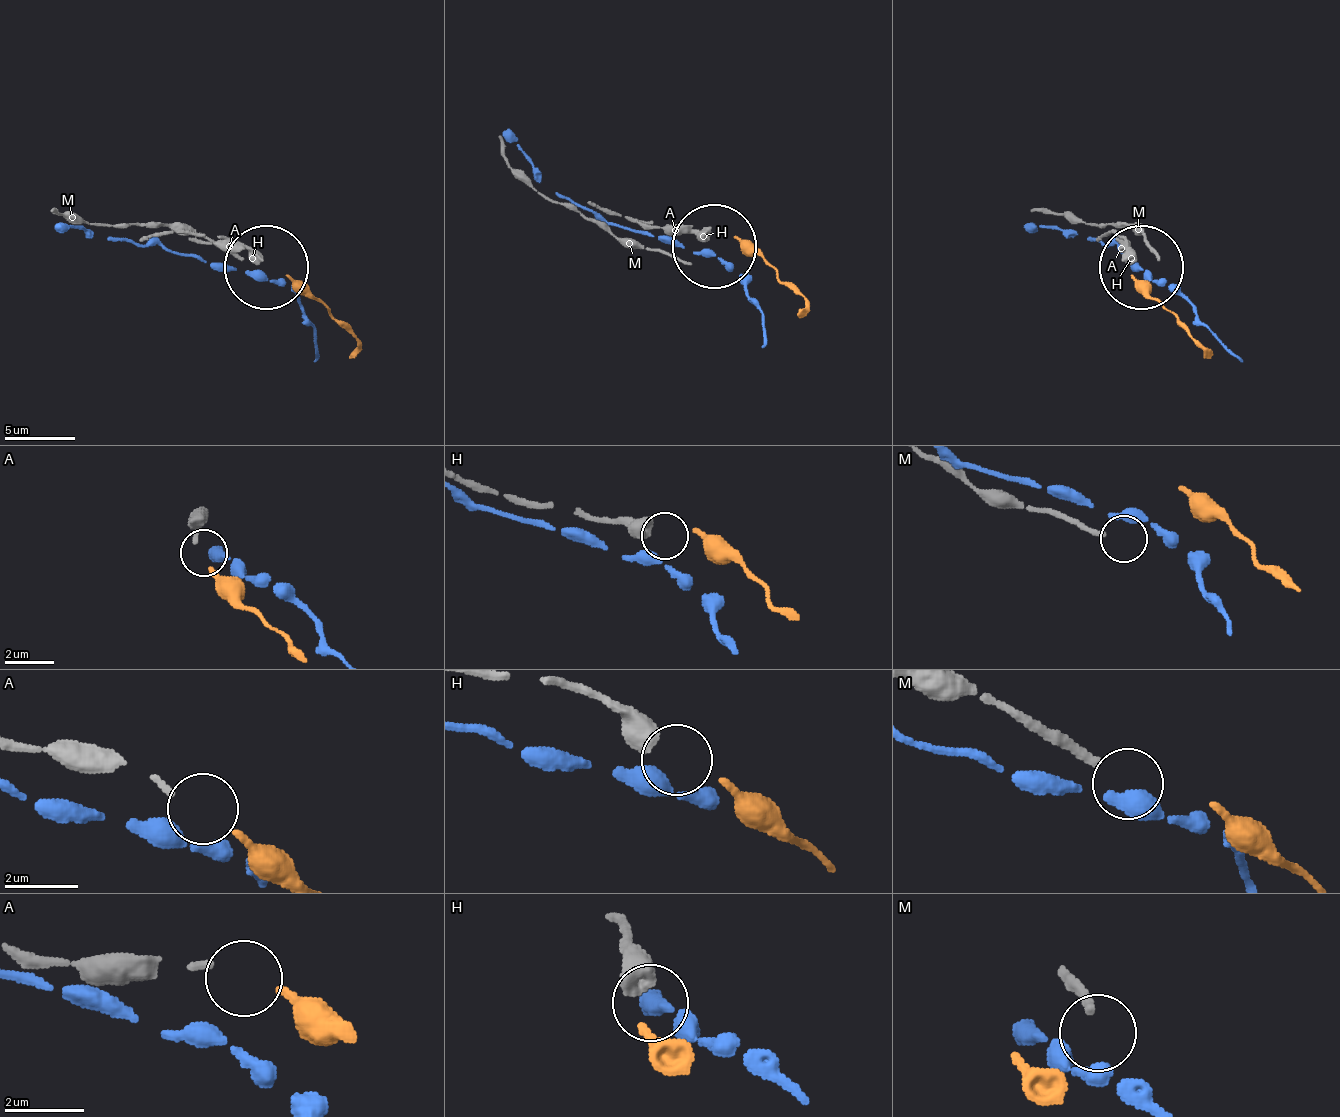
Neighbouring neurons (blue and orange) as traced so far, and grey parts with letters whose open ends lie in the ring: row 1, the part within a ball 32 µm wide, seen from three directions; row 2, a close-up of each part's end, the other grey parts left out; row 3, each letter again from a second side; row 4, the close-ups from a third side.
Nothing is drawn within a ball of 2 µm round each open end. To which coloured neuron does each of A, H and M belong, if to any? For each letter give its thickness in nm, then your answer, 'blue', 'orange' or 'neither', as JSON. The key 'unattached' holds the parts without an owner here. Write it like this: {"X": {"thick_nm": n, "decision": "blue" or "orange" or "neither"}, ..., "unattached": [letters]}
{"A": {"thick_nm": 160, "decision": "orange"}, "H": {"thick_nm": 650, "decision": "neither"}, "M": {"thick_nm": 240, "decision": "neither"}, "unattached": ["H", "M"]}

